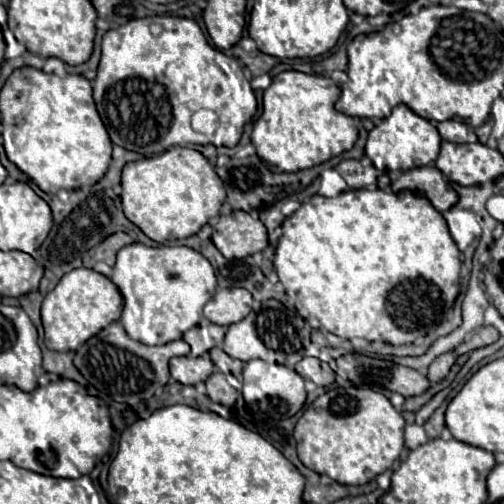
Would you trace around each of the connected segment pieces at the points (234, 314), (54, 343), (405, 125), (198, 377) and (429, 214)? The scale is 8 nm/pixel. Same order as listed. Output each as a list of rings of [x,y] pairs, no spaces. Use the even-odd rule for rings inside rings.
[[[223,288],[215,292],[205,306],[205,316],[219,326],[229,326],[243,320],[251,312],[251,292],[243,288]]]
[[[87,268],[71,270],[71,274],[65,274],[43,300],[40,313],[45,328],[45,346],[57,352],[77,350],[77,346],[99,334],[103,326],[119,320],[121,310],[123,296],[107,276]]]
[[[399,104],[391,112],[391,116],[383,118],[381,124],[377,124],[367,138],[365,154],[373,162],[377,170],[411,170],[417,166],[427,166],[439,156],[441,138],[433,122],[417,116],[409,106]]]
[[[181,356],[181,358],[171,358],[169,362],[169,372],[171,378],[181,382],[181,384],[197,384],[197,382],[205,382],[209,378],[209,374],[215,370],[211,358],[199,356]]]
[[[361,188],[341,192],[333,198],[313,196],[309,202],[301,204],[293,216],[283,220],[283,236],[277,244],[273,264],[289,300],[311,326],[313,342],[322,346],[322,335],[328,332],[331,347],[360,352],[368,357],[423,355],[427,351],[423,346],[409,350],[409,342],[415,342],[421,330],[437,326],[459,294],[459,248],[451,242],[443,216],[427,198],[411,190],[392,192]]]

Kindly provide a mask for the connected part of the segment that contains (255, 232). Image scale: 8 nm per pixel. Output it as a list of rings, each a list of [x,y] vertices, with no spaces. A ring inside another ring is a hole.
[[[243,210],[219,216],[219,224],[215,218],[211,228],[211,240],[225,258],[245,258],[255,252],[263,252],[269,246],[263,222]]]

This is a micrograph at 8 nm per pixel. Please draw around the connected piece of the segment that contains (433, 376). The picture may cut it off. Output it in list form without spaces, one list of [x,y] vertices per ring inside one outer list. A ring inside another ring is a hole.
[[[445,352],[445,354],[437,356],[437,358],[431,362],[429,372],[427,372],[429,382],[431,382],[431,384],[441,382],[441,380],[443,380],[443,378],[449,374],[451,366],[455,364],[455,360],[457,360],[457,354],[455,354],[455,352]]]

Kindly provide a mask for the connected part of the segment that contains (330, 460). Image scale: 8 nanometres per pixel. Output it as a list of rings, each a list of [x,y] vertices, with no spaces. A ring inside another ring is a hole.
[[[369,386],[331,388],[297,420],[297,454],[309,470],[327,474],[339,484],[367,484],[377,474],[391,468],[401,456],[403,426],[403,416],[393,408],[382,391]]]

